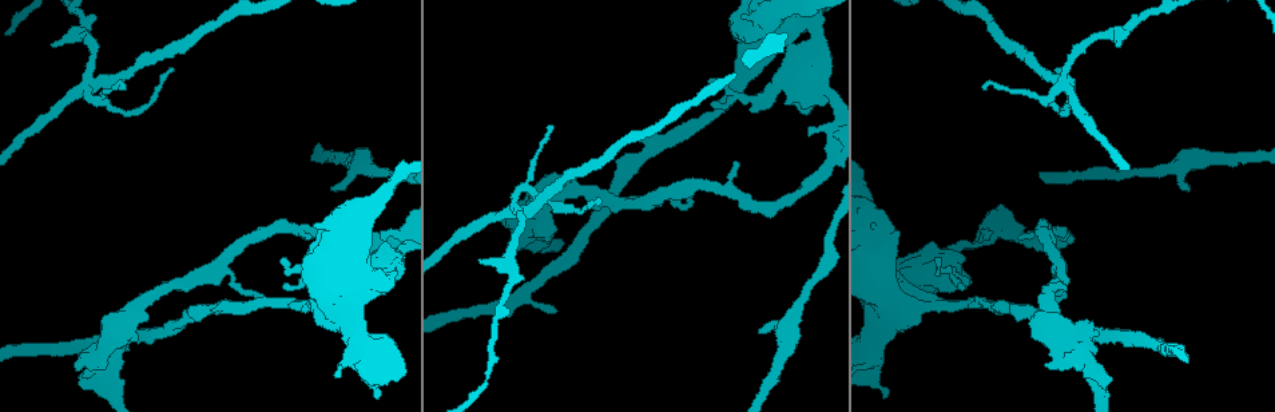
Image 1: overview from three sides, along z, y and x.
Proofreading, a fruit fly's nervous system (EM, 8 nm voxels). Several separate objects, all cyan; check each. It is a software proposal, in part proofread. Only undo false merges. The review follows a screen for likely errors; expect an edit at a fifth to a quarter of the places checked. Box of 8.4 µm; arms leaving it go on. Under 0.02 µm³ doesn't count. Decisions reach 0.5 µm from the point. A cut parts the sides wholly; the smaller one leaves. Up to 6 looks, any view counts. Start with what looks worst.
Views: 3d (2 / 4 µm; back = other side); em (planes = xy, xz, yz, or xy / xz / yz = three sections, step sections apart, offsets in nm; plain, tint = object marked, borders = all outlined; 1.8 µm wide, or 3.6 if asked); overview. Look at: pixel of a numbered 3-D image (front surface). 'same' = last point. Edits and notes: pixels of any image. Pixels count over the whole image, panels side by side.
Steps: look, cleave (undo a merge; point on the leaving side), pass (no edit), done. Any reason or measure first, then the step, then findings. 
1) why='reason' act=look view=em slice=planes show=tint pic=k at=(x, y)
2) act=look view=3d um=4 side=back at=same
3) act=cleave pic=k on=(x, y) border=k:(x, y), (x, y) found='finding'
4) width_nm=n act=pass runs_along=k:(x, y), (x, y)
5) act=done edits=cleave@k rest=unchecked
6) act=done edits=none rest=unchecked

why='sharp bend' act=look view=em slice=planes show=tint pic=1 at=(521, 208)

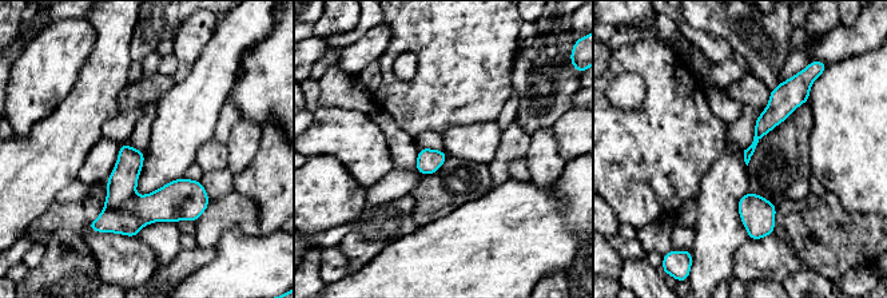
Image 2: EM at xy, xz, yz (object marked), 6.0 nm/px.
width_nm=80 act=cleave pic=2 on=(122, 183) found='a second neuron is stuck on'

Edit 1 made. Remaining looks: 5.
why='calibre changes' act=look view=em um=3.6 slice=planes show=tint pic=1 at=(800, 21)

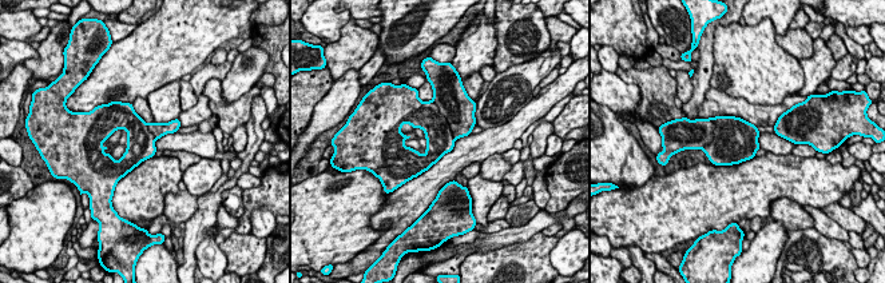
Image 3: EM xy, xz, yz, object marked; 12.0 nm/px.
act=cleave pic=3 on=(453, 102) border=3:(431, 100), (444, 116), (455, 139) found='a second neuron is stuck on'

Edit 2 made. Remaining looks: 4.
why='sudden change in width' act=look view=em slice=planes show=tint pic=1 at=(792, 319)

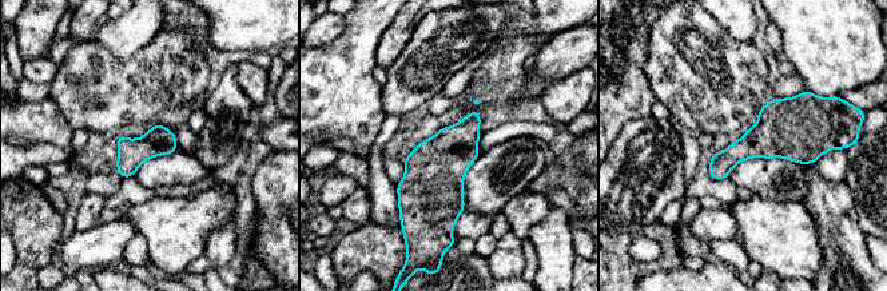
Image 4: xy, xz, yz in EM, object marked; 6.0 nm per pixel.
act=pass found='one neuron here'

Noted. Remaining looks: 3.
act=done edits=cleave@2,cleave@3 rest=unchecked

